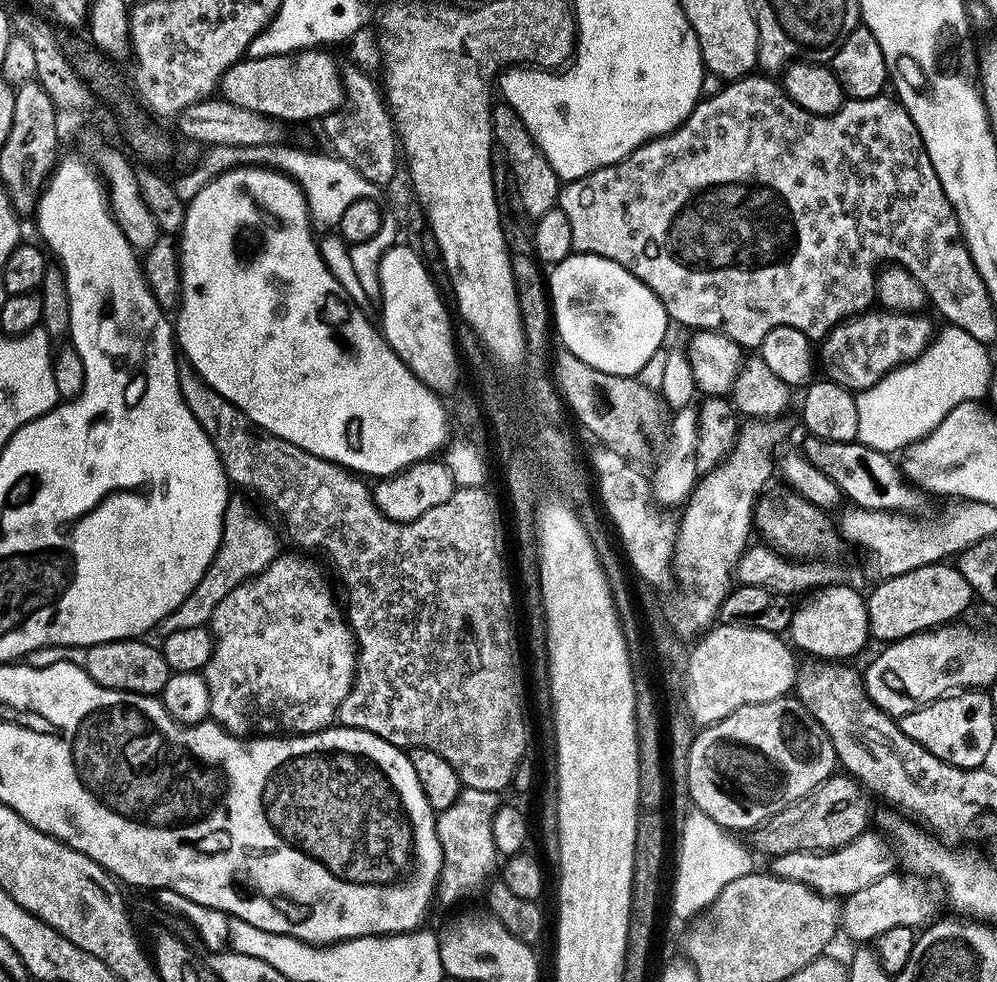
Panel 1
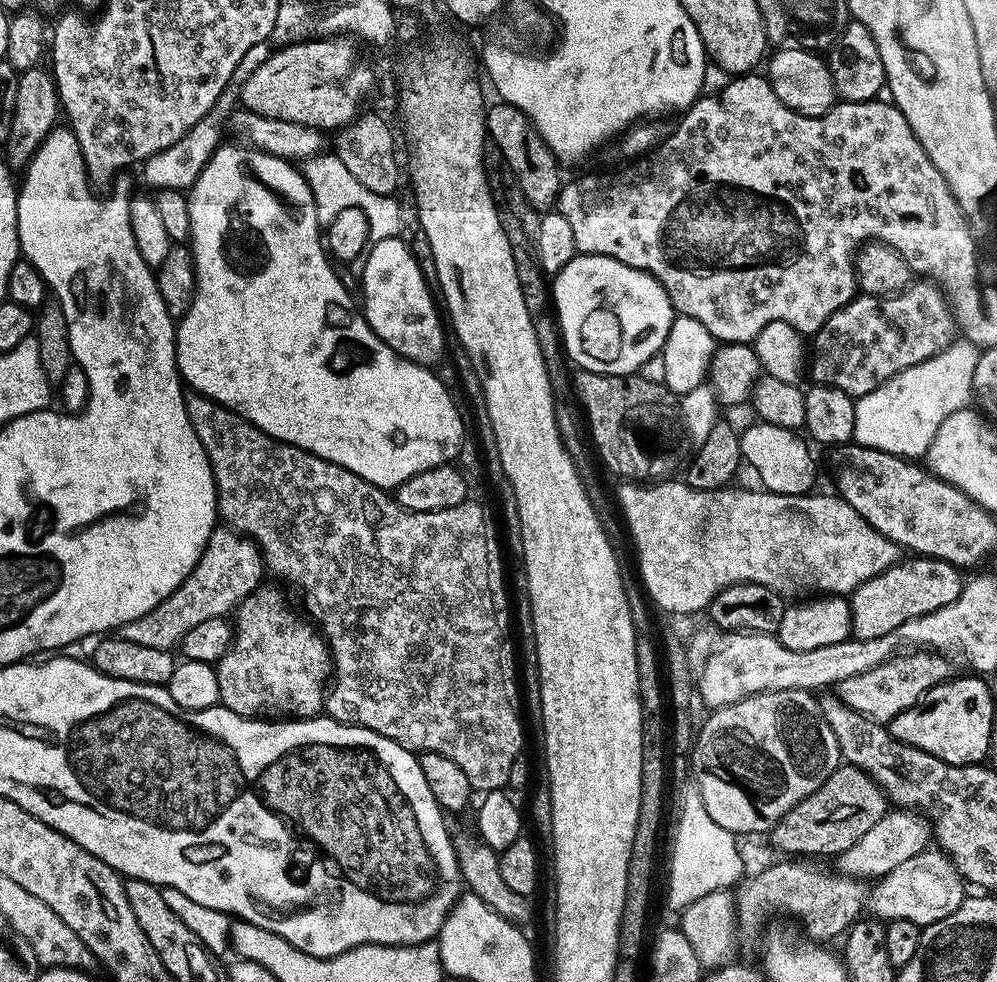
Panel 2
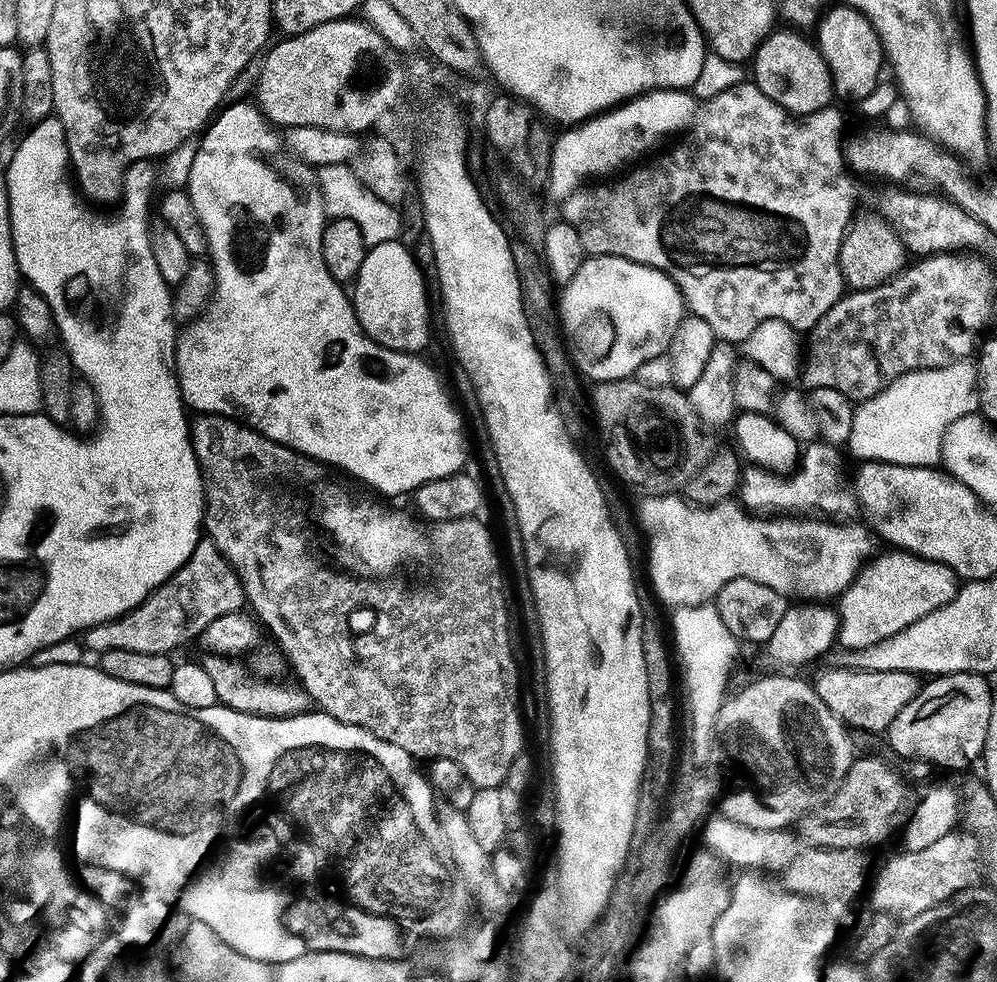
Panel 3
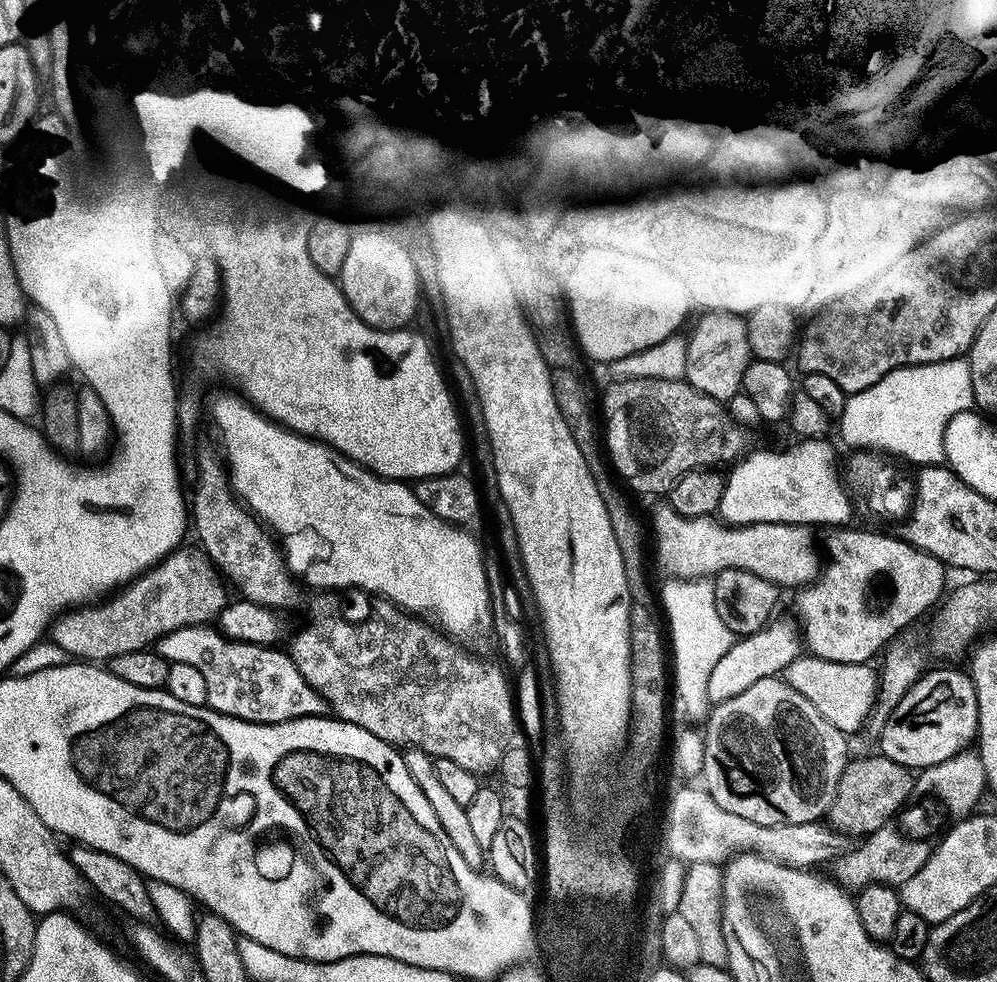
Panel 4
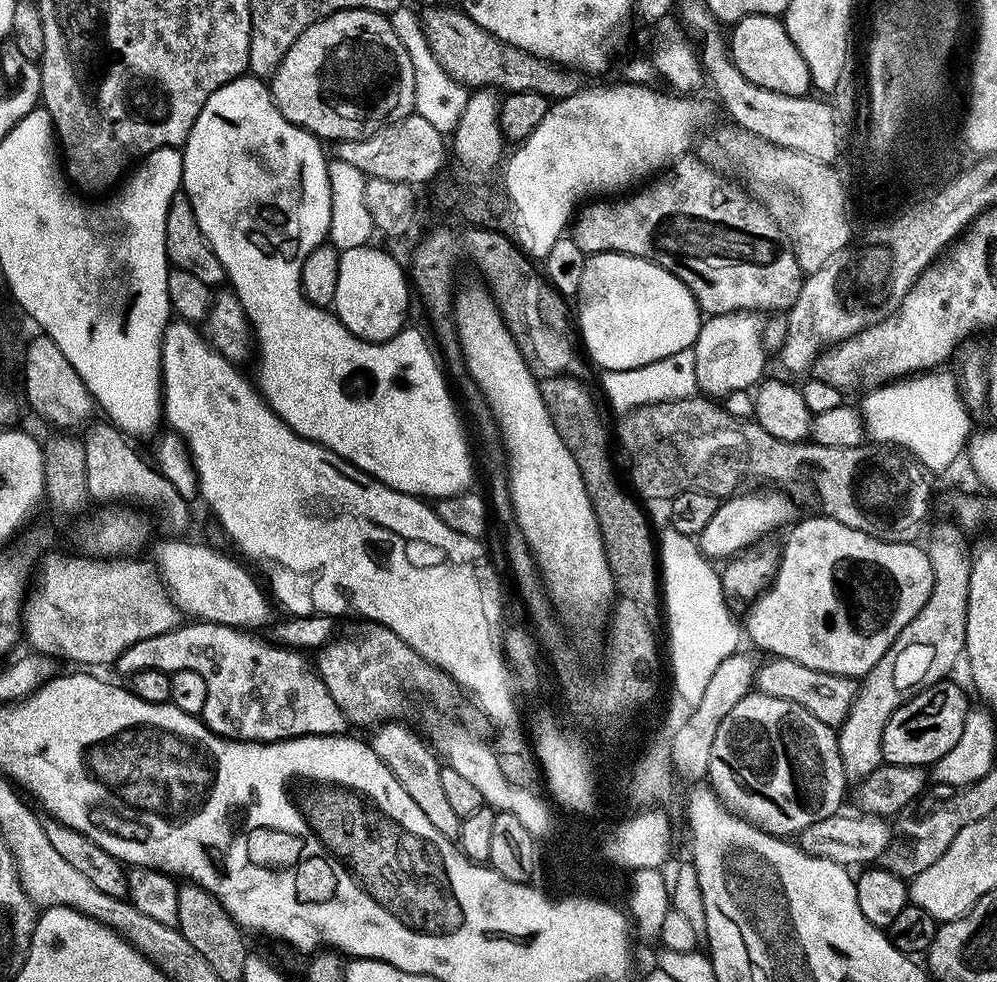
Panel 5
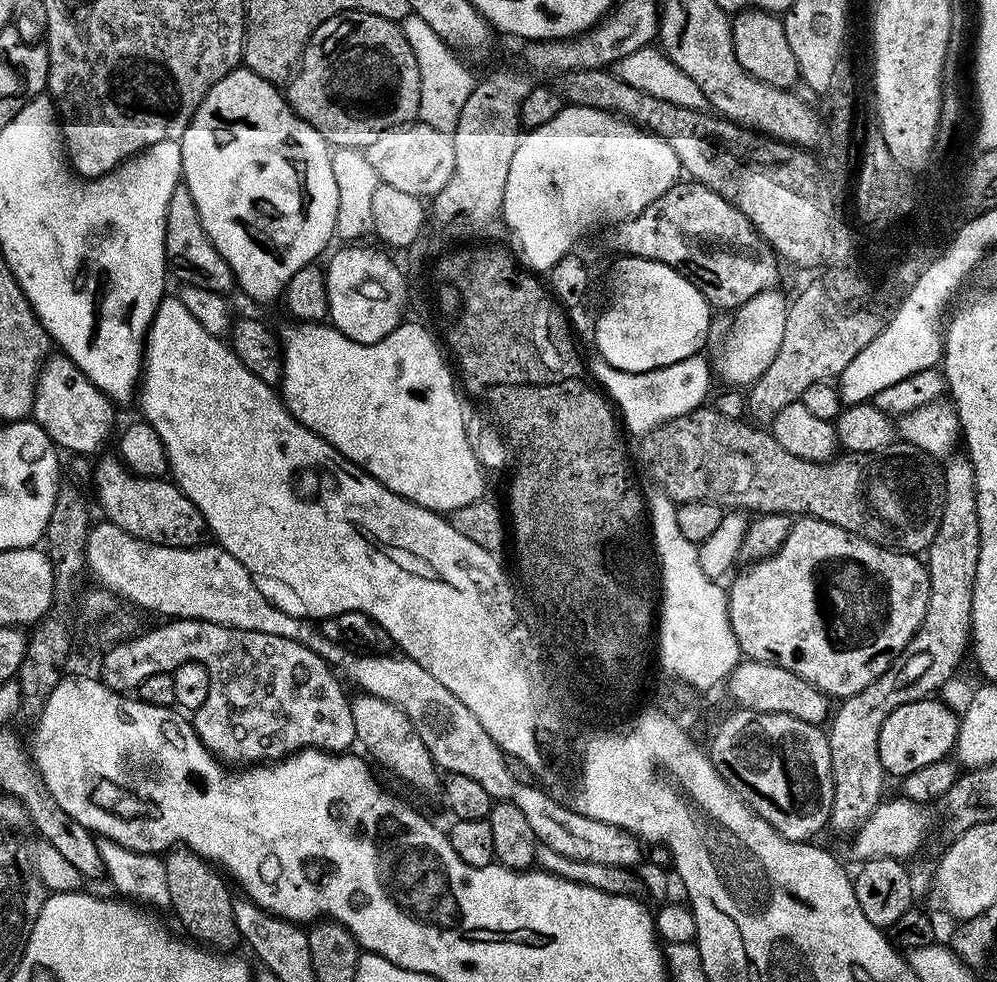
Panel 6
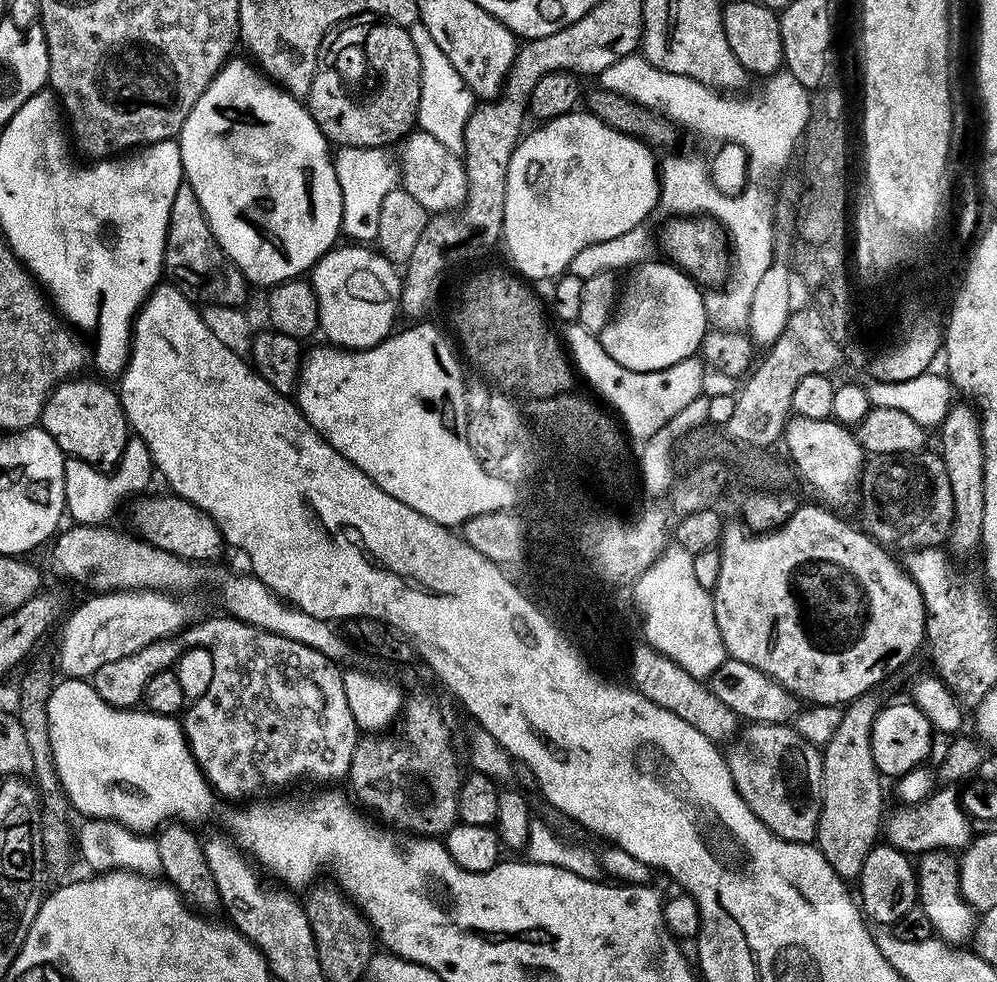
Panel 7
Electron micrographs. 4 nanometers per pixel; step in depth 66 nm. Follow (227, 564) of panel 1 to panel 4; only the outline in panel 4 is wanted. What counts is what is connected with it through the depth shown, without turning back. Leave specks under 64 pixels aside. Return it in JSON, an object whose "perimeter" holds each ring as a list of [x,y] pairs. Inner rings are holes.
{"perimeter":[[[177,550],[168,557],[167,560],[156,565],[155,568],[149,569],[143,576],[139,577],[135,582],[127,585],[123,590],[117,591],[111,598],[105,599],[103,602],[93,603],[91,606],[80,606],[75,610],[69,610],[59,617],[53,623],[50,629],[50,640],[57,644],[64,652],[69,652],[69,657],[75,658],[80,662],[107,662],[118,658],[118,654],[130,654],[131,652],[143,652],[151,649],[153,645],[163,639],[164,636],[172,631],[182,630],[183,627],[194,627],[196,625],[207,625],[209,622],[215,621],[220,612],[223,611],[226,605],[224,599],[224,588],[220,585],[221,577],[218,575],[216,568],[203,555],[195,556],[192,552],[184,552],[185,550]]]}

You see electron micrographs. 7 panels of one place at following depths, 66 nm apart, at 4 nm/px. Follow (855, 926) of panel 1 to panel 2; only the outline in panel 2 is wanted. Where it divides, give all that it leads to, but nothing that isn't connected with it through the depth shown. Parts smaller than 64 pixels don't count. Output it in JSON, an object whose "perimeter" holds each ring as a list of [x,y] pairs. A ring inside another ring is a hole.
{"perimeter":[[[925,850],[902,862],[902,866],[890,870],[890,874],[879,877],[871,889],[866,908],[878,920],[905,920],[927,926],[960,908],[960,903],[966,899],[964,888],[966,881],[951,857],[939,850]]]}

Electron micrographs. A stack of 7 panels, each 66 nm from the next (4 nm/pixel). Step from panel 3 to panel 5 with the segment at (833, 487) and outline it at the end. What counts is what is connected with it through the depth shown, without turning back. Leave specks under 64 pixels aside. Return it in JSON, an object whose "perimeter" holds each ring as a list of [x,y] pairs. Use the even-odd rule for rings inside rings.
{"perimeter":[[[776,488],[758,490],[743,494],[738,492],[734,496],[723,499],[714,518],[710,518],[709,525],[700,532],[698,545],[700,551],[710,560],[729,559],[735,554],[749,549],[756,540],[762,536],[782,527],[791,525],[796,519],[796,506]],[[796,516],[796,517],[795,517]]]}

